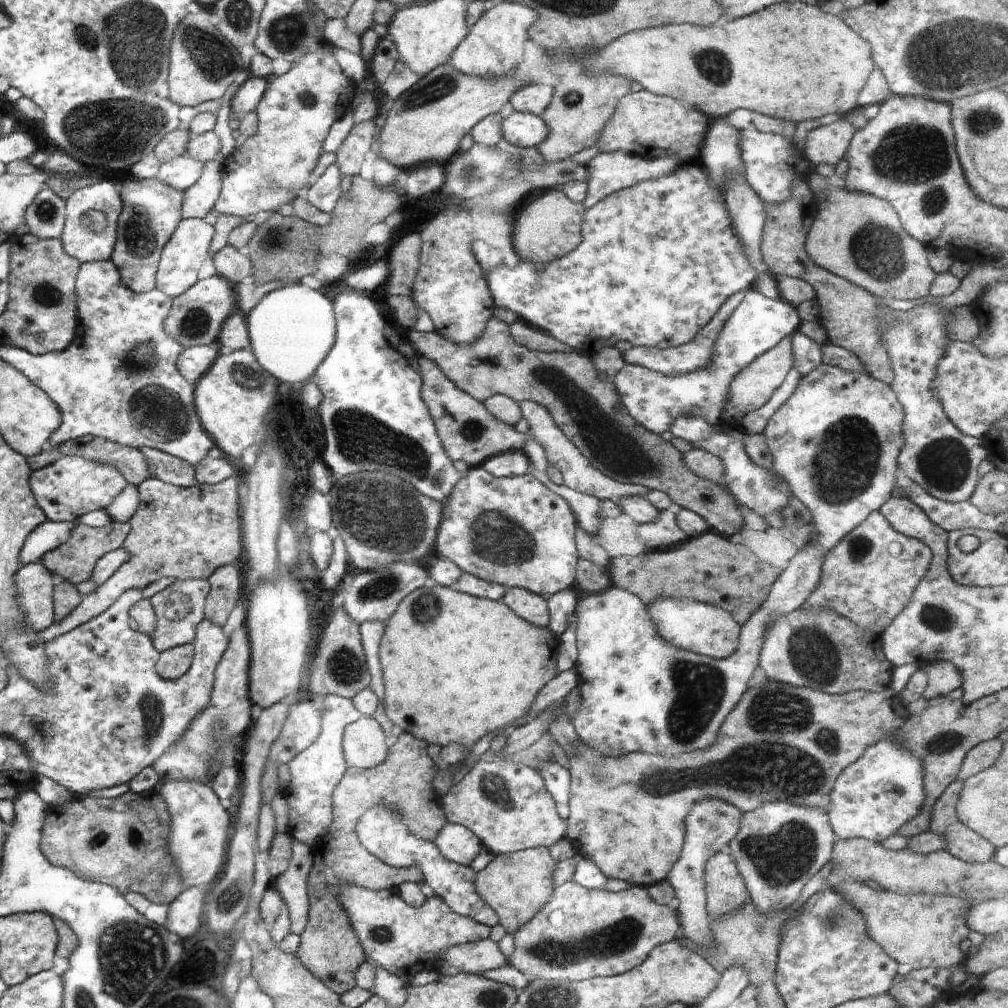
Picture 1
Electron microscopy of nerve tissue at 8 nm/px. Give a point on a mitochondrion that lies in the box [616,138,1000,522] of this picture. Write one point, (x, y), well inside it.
(846, 462)

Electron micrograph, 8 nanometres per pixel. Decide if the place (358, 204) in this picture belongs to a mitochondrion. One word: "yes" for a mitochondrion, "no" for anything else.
no

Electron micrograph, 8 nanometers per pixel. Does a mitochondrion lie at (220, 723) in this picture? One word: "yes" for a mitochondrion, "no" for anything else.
yes

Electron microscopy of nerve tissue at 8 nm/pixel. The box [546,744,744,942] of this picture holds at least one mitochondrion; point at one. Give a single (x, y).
(714, 816)

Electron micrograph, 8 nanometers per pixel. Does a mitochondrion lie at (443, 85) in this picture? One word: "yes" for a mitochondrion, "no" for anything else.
yes

